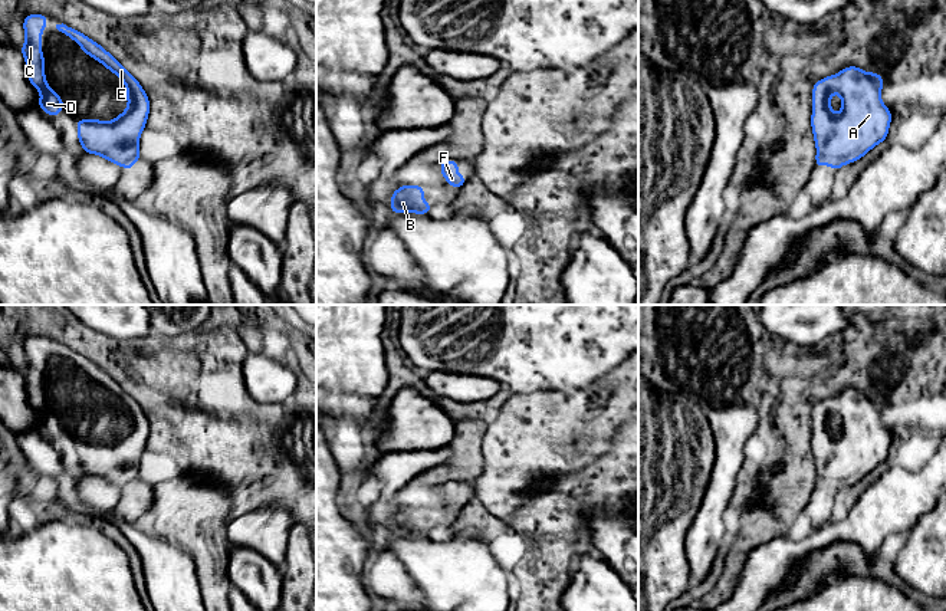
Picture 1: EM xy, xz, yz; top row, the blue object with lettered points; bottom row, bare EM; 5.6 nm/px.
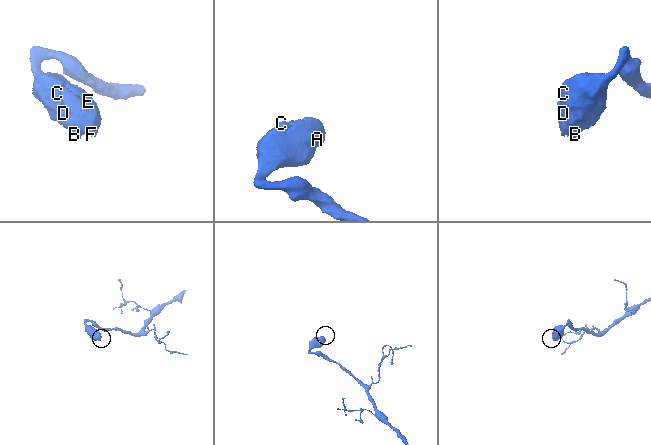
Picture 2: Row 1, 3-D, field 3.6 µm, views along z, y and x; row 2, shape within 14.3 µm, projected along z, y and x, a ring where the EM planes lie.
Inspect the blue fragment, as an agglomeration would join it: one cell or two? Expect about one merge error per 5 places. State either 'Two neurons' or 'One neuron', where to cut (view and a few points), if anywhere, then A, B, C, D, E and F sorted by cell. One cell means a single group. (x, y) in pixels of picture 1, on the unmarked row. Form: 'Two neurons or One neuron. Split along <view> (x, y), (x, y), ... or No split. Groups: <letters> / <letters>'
One neuron. No split. Groups: A B C D E F

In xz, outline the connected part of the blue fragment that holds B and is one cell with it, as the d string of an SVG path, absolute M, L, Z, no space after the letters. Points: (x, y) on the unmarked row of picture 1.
M404 506L401 510L395 510L391 518L391 535L415 535L428 536L433 526L424 523L423 507Z

